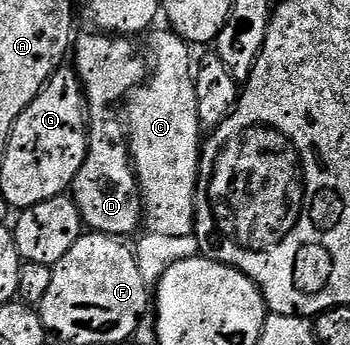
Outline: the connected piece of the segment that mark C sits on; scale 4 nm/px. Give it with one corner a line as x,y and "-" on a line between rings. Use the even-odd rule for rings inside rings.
156,29
151,35
151,46
155,52
153,69
147,81
133,90
128,97
127,124
129,127
129,149
136,177
144,196
145,216
148,229
161,236
187,236
194,233
196,214
196,190
199,185
199,166
202,154
203,129
197,109
199,89
190,45
175,31

